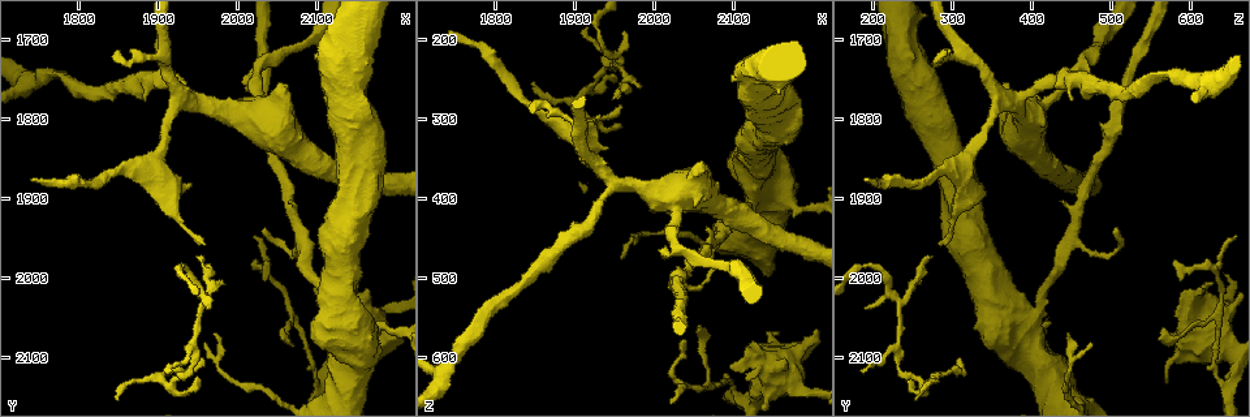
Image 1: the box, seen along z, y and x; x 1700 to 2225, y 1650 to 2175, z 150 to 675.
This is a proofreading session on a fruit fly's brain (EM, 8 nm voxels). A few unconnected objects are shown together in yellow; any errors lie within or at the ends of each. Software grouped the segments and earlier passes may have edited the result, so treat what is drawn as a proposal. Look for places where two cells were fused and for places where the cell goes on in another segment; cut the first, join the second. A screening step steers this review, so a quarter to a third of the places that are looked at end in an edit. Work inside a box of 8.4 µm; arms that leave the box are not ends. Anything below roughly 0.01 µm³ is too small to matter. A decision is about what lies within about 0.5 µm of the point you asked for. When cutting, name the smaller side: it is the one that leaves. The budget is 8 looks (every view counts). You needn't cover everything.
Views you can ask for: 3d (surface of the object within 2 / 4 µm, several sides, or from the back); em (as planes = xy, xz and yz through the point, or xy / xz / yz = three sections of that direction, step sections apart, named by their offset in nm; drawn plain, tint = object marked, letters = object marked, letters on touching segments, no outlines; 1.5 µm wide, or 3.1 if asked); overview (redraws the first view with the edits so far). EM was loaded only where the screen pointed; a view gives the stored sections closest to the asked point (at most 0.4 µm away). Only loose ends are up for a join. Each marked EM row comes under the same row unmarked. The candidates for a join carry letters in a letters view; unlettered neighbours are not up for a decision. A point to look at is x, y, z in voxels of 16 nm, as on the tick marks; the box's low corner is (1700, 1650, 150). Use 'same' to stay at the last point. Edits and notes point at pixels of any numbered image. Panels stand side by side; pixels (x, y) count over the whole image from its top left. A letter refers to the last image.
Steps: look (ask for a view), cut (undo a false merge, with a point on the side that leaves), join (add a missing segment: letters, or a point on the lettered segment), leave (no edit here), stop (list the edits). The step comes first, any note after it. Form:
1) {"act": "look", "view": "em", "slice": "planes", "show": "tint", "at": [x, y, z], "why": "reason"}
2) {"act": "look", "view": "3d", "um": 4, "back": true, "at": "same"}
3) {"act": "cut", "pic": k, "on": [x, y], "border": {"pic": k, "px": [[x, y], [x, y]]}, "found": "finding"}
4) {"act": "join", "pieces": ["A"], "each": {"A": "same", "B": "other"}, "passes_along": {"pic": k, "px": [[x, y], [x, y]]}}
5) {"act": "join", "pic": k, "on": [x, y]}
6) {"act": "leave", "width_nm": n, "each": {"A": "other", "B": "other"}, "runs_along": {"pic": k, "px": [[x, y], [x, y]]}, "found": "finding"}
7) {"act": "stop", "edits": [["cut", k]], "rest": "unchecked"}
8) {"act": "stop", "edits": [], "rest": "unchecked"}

{"act": "look", "view": "em", "slice": "planes", "show": "letters", "at": [1950, 1775, 380], "why": "a narrow waist"}

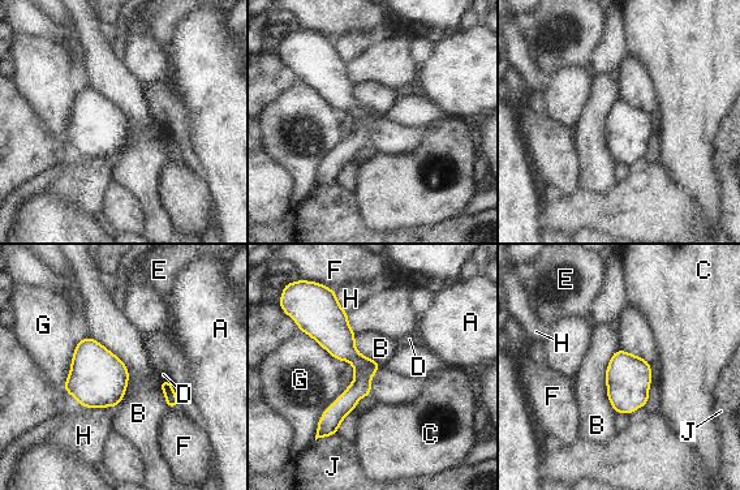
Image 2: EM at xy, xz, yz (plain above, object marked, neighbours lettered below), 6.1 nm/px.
{"act": "leave", "width_nm": 130, "each": {"A": "other", "B": "other", "C": "other", "D": "other", "E": "other", "F": "other", "G": "other", "H": "other", "J": "other"}, "border": {"pic": 2, "px": [[90, 335], [127, 366], [117, 407]]}, "found": "one cell here"}

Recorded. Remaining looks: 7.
{"act": "look", "view": "3d", "um": 4, "at": [2060, 1765, 350], "why": "an open end"}

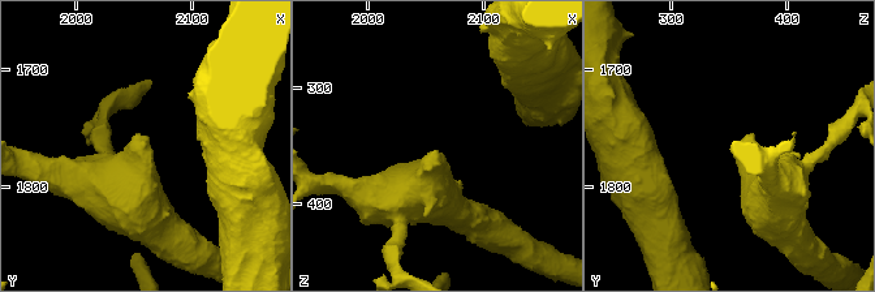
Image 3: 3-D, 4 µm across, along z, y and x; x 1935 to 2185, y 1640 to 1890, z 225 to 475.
{"act": "look", "view": "em", "slice": "planes", "show": "letters", "at": [2056, 1762, 352]}

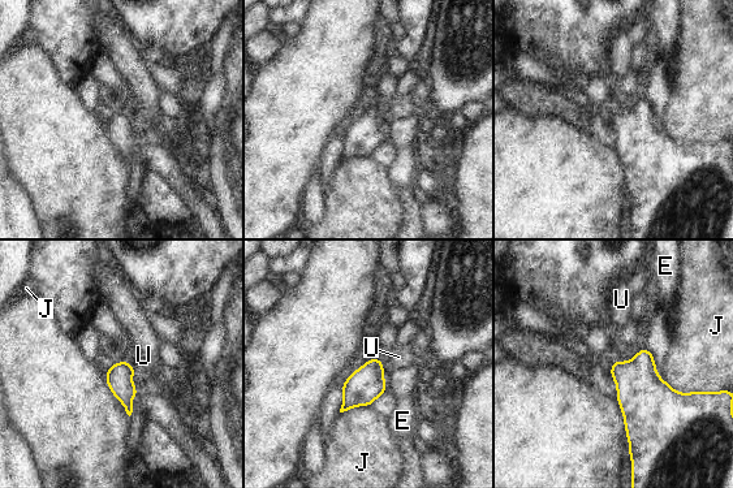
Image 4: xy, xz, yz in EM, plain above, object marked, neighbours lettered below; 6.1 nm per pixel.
{"act": "leave", "each": {"E": "other", "J": "other", "U": "other"}, "border": {"pic": 4, "px": [[128, 359], [136, 368]]}, "found": "no lettered segment goes on from it"}

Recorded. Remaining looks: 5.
{"act": "look", "view": "em", "slice": "xz", "step": 8, "show": "letters", "at": [1740, 1875, 195], "why": "long arm stops here"}

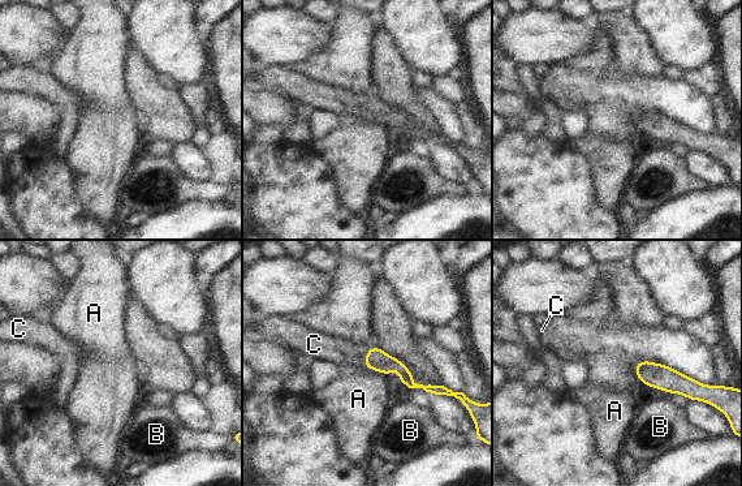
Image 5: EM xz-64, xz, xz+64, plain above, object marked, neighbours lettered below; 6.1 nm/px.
{"act": "look", "view": "em", "slice": "planes", "show": "letters", "at": "same", "why": "another direction"}

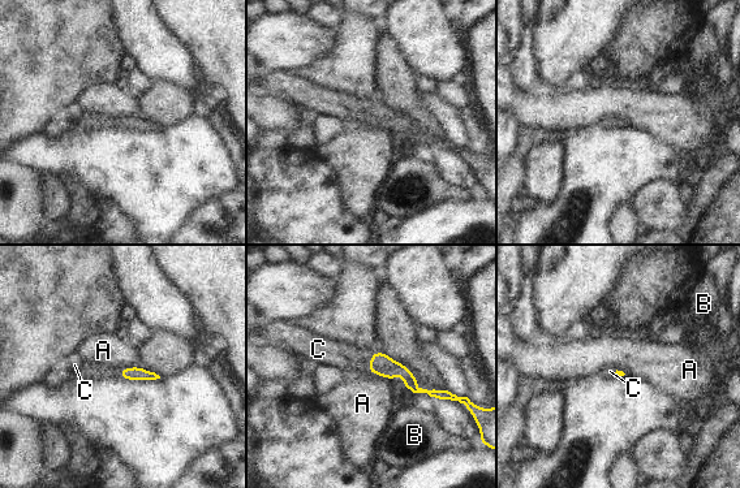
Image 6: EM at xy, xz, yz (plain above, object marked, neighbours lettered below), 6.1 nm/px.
{"act": "join", "pic": 6, "on": [344, 355], "each": {"A": "other", "B": "other", "C": "same"}, "passes_along": {"pic": 6, "px": [[381, 365], [371, 359], [344, 355]]}, "found": "it goes on there"}

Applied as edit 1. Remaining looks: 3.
{"act": "stop", "edits": [["join", 6]], "rest": "unchecked"}

